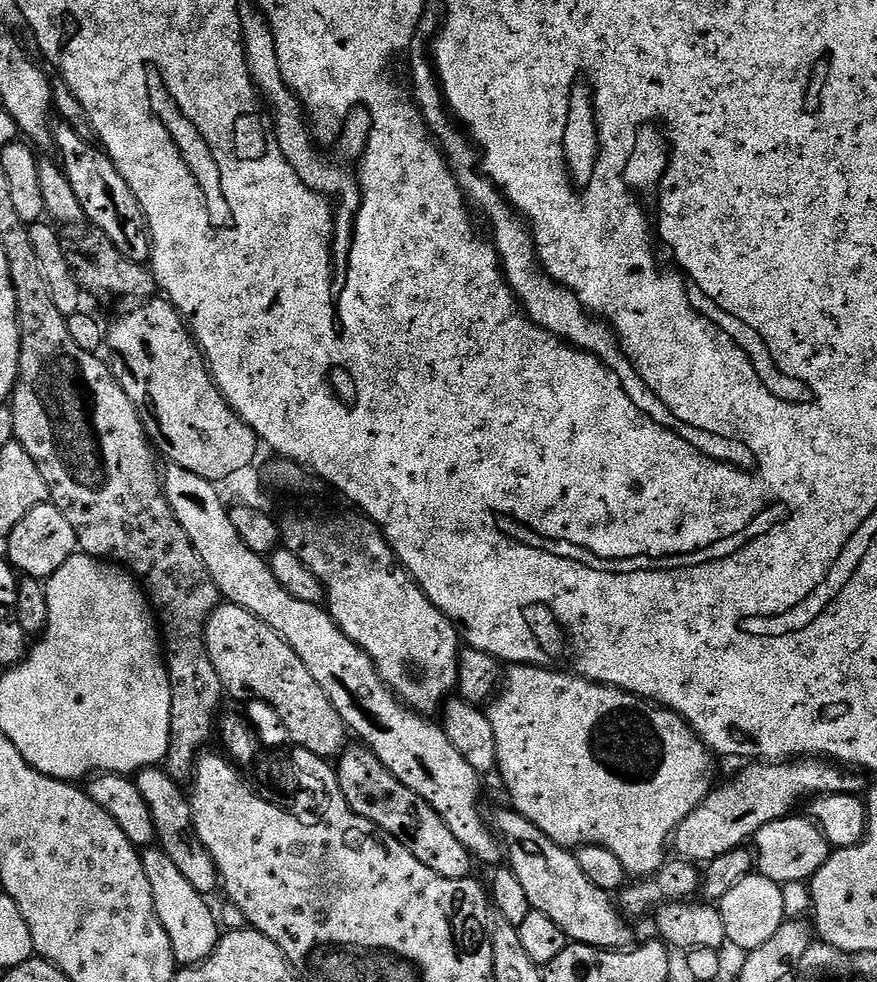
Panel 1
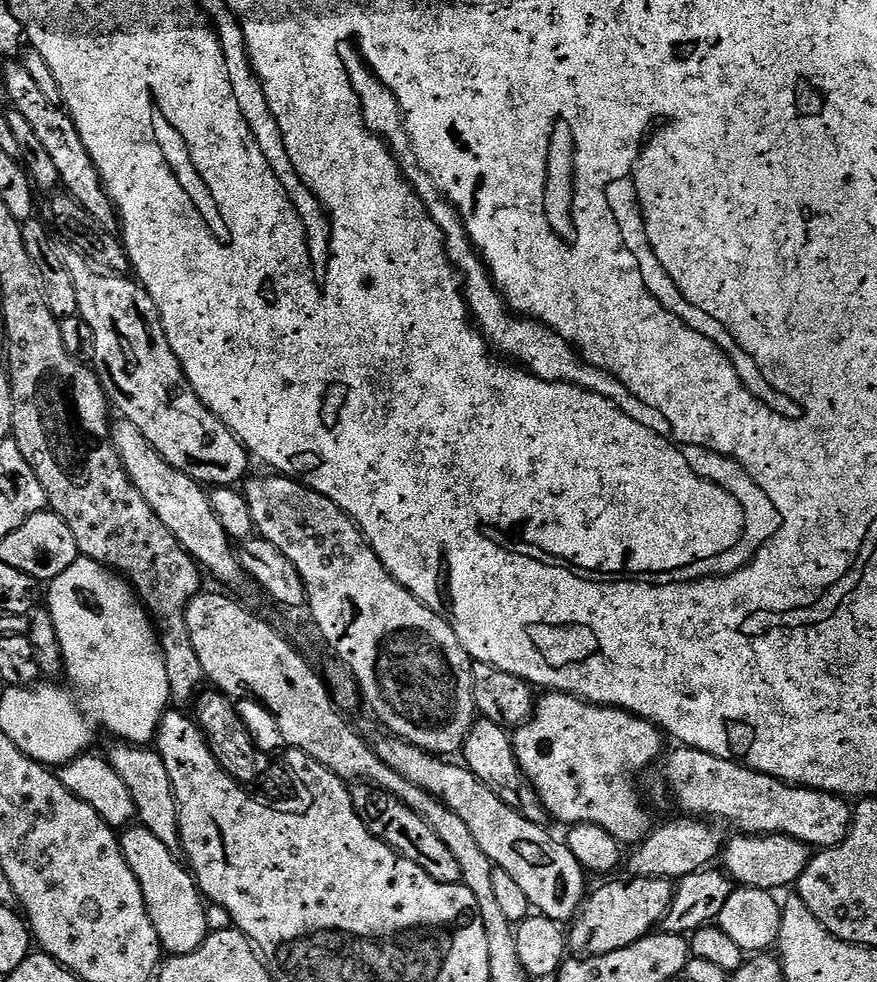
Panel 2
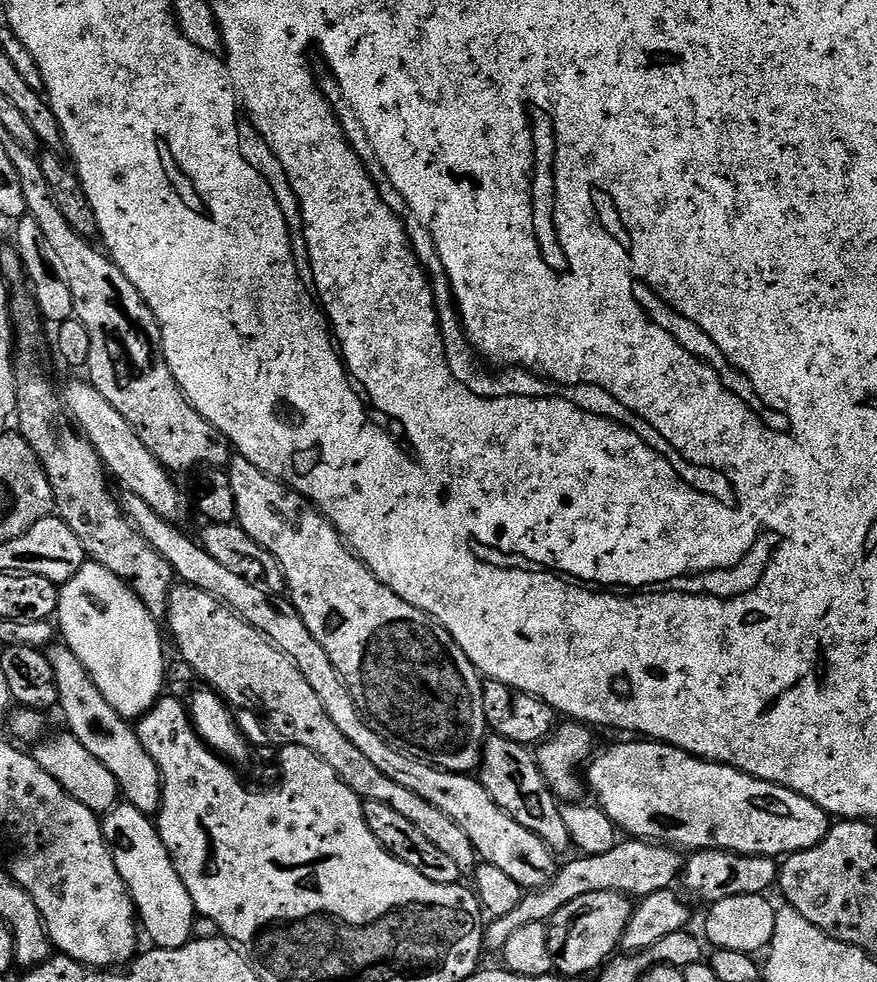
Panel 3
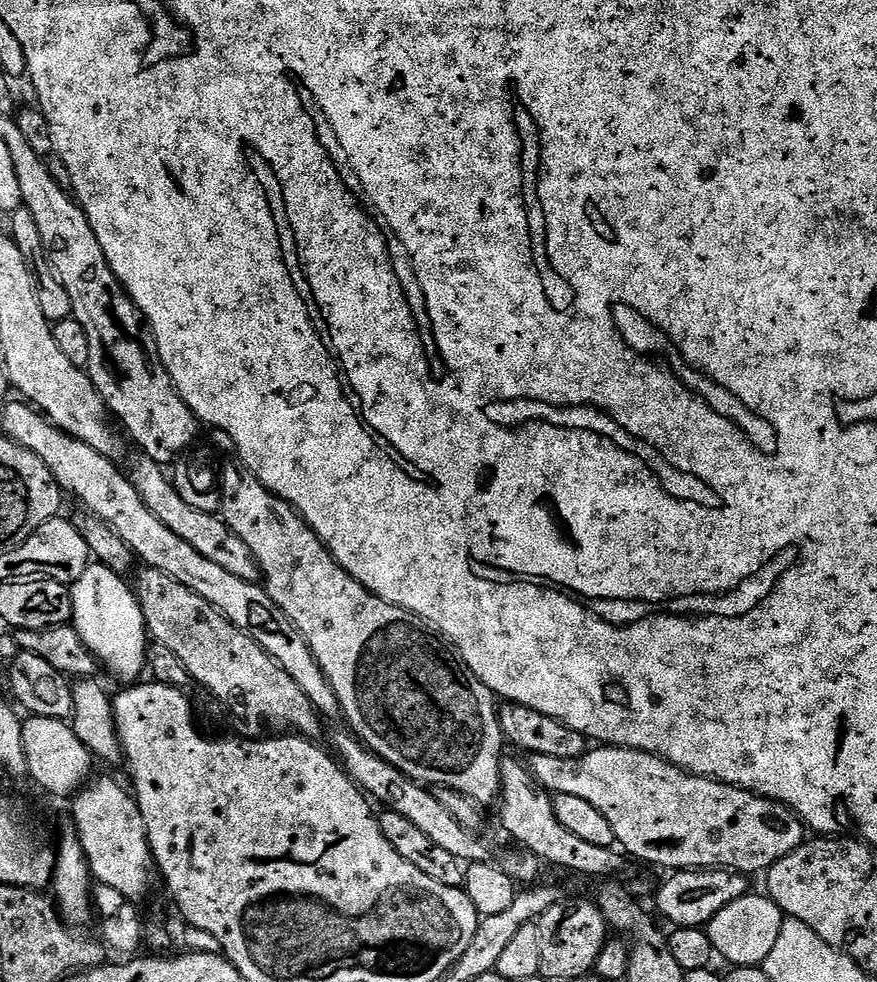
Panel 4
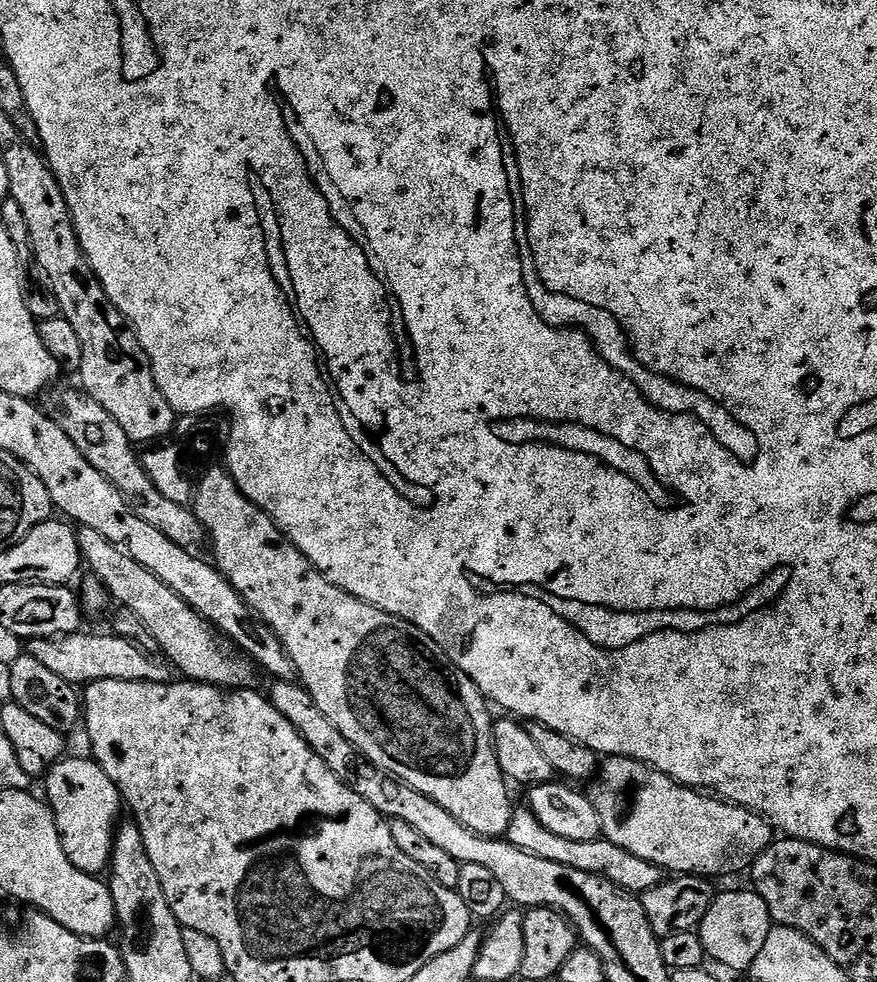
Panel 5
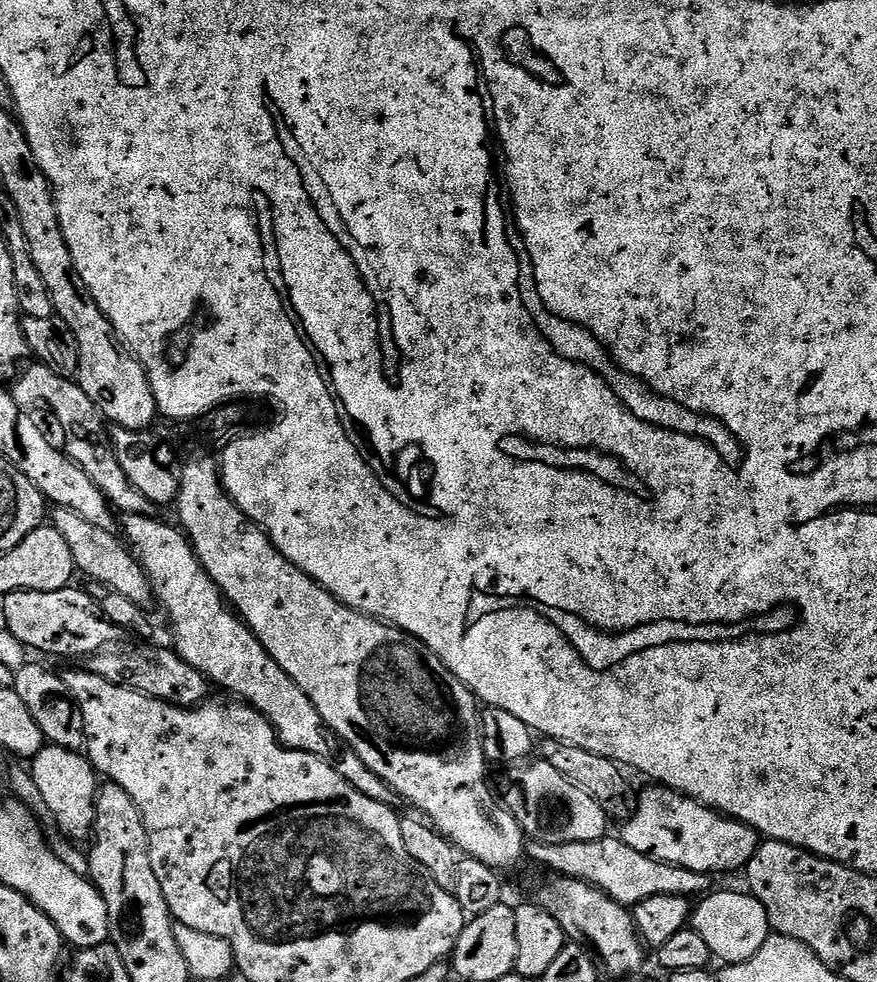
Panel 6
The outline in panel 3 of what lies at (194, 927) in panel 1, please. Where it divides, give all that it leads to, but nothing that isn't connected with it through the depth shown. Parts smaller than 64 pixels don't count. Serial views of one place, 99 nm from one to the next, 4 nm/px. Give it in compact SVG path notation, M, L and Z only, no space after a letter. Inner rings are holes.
M127 802L117 803L111 812L103 817L104 841L126 882L128 893L136 906L136 915L142 925L142 932L149 936L157 948L181 948L193 939L193 928L198 917L194 902L174 870L174 862L166 850L153 817L138 810Z

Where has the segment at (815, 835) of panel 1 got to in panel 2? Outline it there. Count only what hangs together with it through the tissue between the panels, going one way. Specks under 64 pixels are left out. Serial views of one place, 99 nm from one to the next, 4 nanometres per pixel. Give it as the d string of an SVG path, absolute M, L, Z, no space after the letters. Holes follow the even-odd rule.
M736 834L725 843L722 849L723 871L737 885L746 888L777 890L795 885L806 870L810 859L809 845L789 836L753 836Z

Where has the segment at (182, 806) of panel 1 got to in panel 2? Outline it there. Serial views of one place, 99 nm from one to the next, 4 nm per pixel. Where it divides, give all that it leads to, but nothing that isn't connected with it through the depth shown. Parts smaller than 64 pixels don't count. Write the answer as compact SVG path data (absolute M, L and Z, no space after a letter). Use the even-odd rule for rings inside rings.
M123 742L113 743L113 748L106 752L108 765L126 782L126 790L130 790L130 798L134 798L136 820L150 834L155 834L171 852L179 853L180 819L174 786L170 782L170 774L166 771L166 762L162 762L160 753L148 746L137 746Z

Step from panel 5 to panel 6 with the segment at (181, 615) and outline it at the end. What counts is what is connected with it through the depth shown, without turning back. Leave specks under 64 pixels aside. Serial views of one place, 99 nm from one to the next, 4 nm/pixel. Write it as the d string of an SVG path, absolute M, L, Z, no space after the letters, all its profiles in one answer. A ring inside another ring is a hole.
M53 507L50 512L50 524L62 534L66 546L70 546L70 554L74 558L77 569L89 576L89 581L101 584L109 592L123 594L130 602L141 606L153 603L152 583L144 573L139 560L122 543L121 537L113 531L102 530L102 526L93 526L86 522L82 514L74 514L74 510ZM117 536L117 537L116 537ZM121 544L121 545L120 545Z

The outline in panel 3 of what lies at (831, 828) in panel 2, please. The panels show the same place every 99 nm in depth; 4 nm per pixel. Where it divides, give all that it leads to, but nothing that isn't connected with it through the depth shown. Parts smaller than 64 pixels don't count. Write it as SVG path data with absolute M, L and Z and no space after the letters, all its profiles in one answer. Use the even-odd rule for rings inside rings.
M647 738L629 740L632 740L629 744L612 744L605 752L597 751L586 764L586 784L596 795L595 803L614 821L617 829L629 837L666 844L673 850L688 848L689 853L716 848L719 852L737 852L739 856L773 858L810 850L826 838L830 827L828 813L814 806L810 798L786 786L759 780L729 764L701 760L669 744Z

